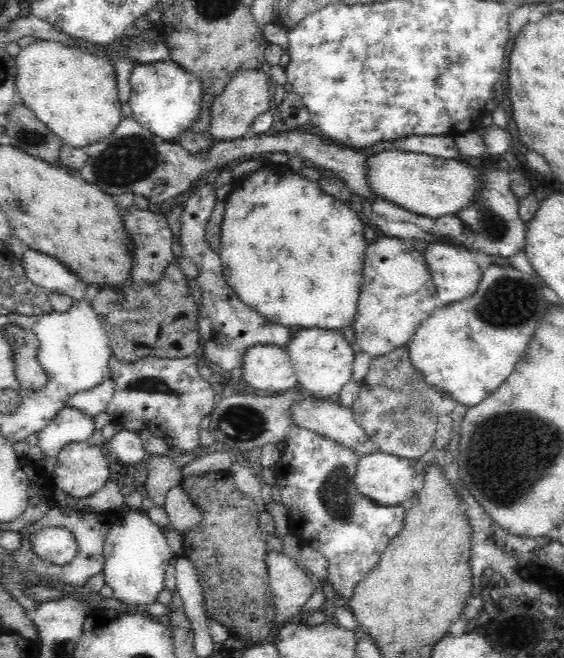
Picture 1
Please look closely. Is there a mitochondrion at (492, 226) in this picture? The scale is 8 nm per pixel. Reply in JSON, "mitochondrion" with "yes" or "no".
{"mitochondrion":"yes"}

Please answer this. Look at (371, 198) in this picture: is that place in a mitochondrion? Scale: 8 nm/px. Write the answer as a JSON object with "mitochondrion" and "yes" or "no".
{"mitochondrion":"no"}

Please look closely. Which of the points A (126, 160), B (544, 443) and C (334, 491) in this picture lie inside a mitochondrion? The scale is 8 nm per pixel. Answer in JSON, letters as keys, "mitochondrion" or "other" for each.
{"A":"mitochondrion","B":"mitochondrion","C":"mitochondrion"}

